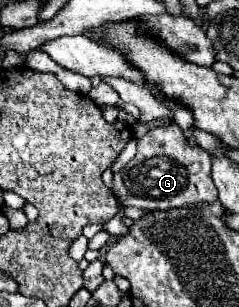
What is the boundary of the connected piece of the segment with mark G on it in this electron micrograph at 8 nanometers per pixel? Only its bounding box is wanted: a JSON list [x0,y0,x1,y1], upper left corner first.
[112,125,218,211]

